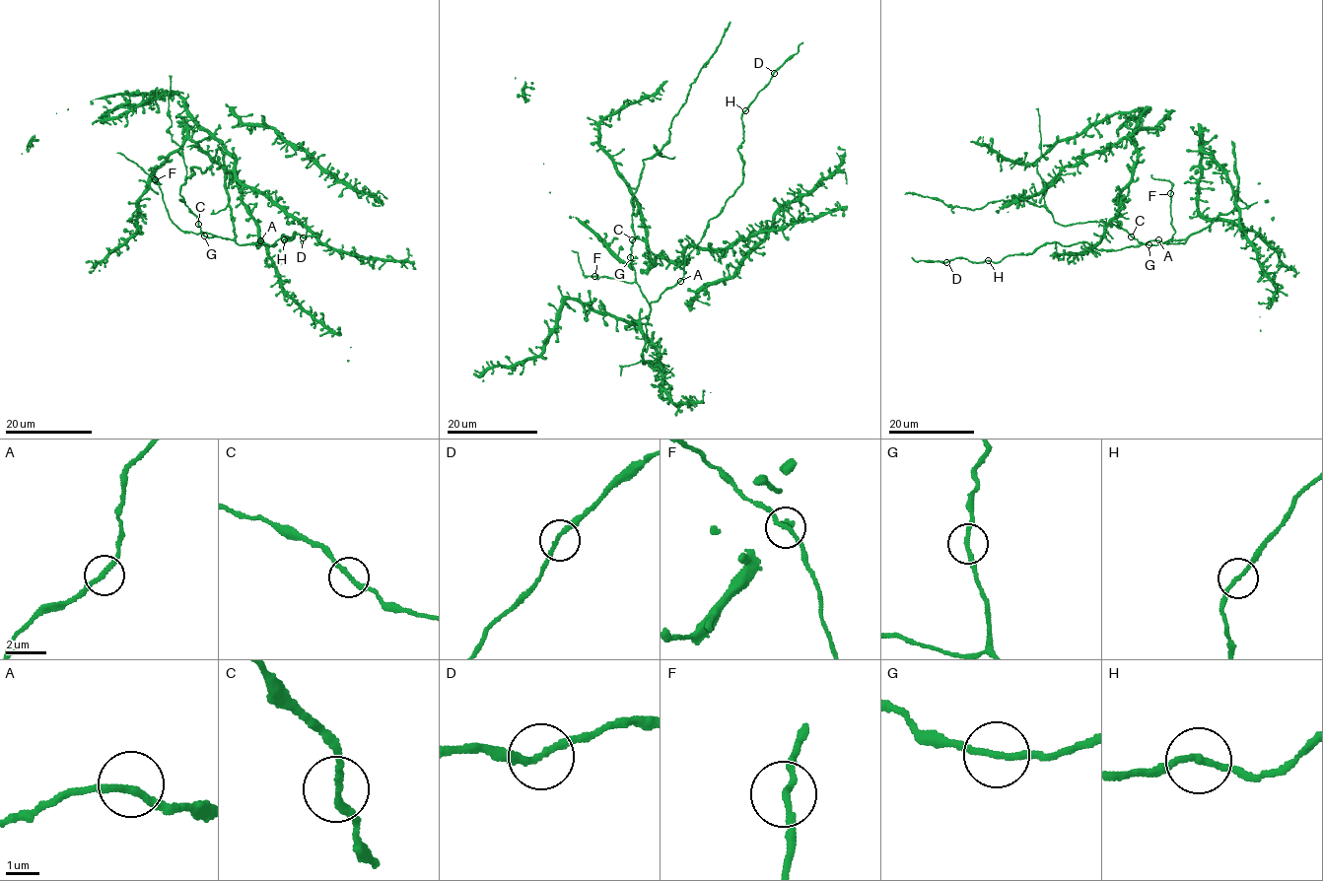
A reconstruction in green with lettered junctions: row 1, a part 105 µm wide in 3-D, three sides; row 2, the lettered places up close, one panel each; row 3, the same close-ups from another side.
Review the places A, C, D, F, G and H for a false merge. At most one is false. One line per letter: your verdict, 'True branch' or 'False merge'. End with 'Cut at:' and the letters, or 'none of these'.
A: True branch
C: True branch
D: True branch
F: True branch
G: True branch
H: True branch
Cut at: none of these

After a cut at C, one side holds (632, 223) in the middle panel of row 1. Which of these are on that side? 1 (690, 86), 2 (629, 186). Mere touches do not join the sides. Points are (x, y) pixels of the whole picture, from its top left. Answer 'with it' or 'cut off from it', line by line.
1: with it
2: cut off from it

